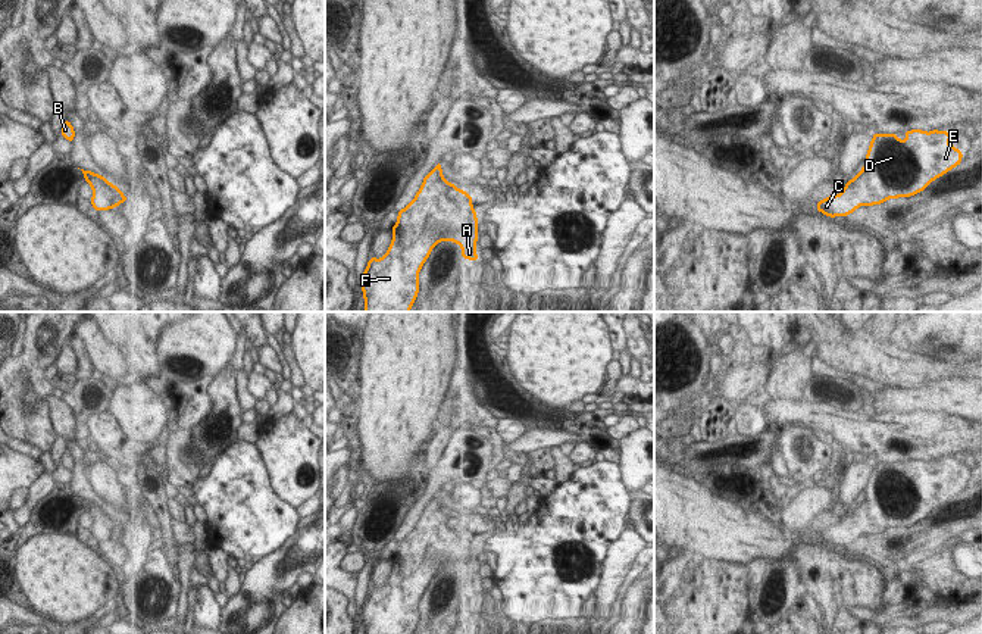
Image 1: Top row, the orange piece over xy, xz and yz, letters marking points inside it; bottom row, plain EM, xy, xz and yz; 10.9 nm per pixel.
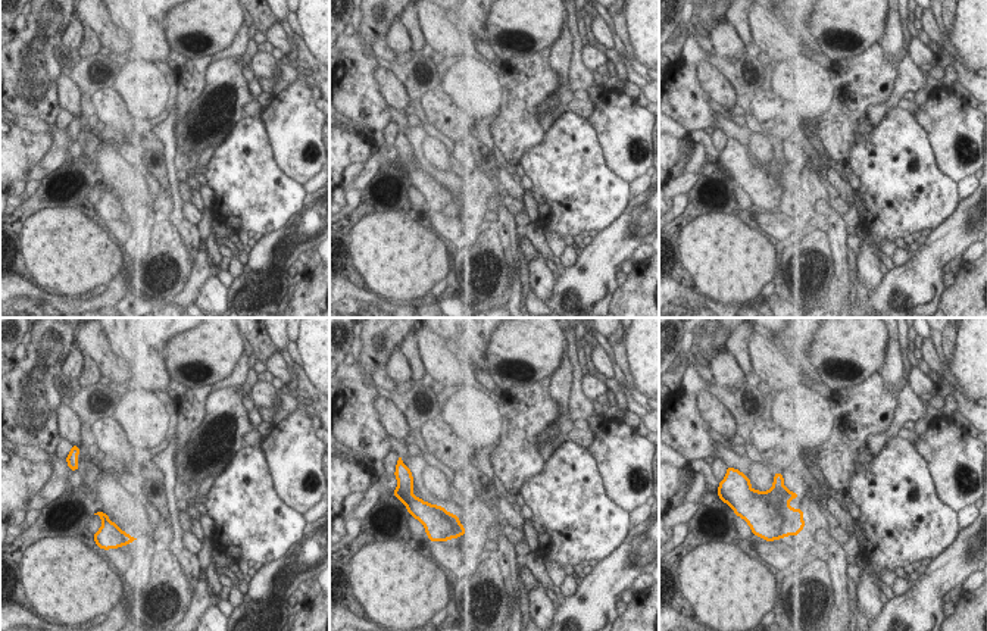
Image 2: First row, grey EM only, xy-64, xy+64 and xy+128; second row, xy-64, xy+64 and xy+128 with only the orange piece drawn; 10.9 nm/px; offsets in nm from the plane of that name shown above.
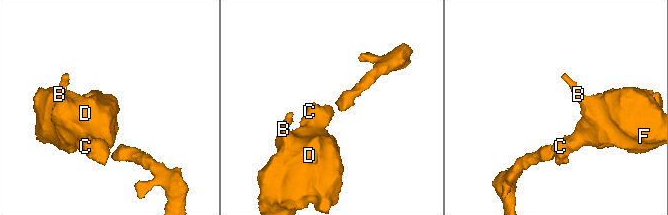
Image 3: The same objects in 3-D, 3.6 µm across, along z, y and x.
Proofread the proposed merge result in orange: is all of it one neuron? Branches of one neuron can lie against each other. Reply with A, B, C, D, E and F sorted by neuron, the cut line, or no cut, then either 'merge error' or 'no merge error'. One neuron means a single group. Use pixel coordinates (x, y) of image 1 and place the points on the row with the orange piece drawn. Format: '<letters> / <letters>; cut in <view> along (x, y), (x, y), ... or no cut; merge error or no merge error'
A B C D E F; no cut; no merge error

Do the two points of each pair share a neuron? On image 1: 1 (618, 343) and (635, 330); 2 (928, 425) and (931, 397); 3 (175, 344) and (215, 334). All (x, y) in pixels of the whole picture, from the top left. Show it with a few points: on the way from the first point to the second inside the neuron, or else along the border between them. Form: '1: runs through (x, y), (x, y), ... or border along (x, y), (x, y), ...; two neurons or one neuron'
1: border along (624, 327), (628, 347); two neurons
2: border along (894, 411), (947, 412), (963, 419); two neurons
3: runs through (185, 344), (202, 344), (205, 342); one neuron

